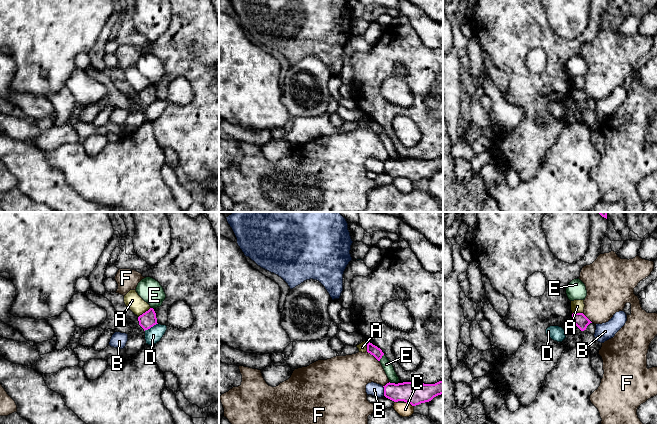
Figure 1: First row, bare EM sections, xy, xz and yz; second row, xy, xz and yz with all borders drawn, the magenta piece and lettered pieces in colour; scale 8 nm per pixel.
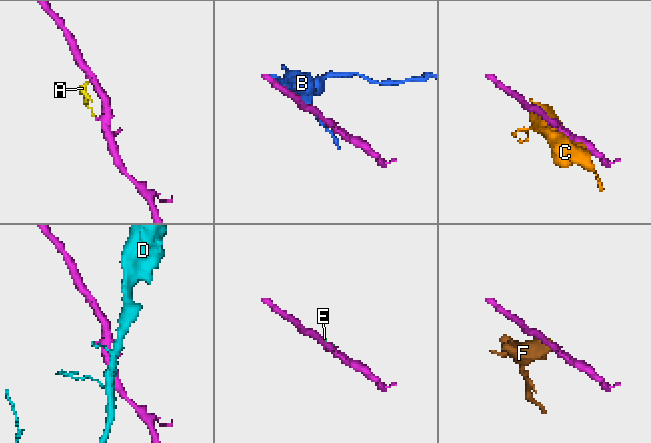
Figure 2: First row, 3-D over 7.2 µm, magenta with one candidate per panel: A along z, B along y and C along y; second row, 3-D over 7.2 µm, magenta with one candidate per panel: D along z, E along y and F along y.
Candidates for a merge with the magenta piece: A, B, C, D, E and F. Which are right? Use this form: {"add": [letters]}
{"add": []}

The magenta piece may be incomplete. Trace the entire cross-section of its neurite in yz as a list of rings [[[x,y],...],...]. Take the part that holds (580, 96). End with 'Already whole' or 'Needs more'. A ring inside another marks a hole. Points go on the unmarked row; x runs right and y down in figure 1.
[[[573,89],[572,96],[581,107],[586,106],[587,102],[592,99],[583,89]]]. Already whole

